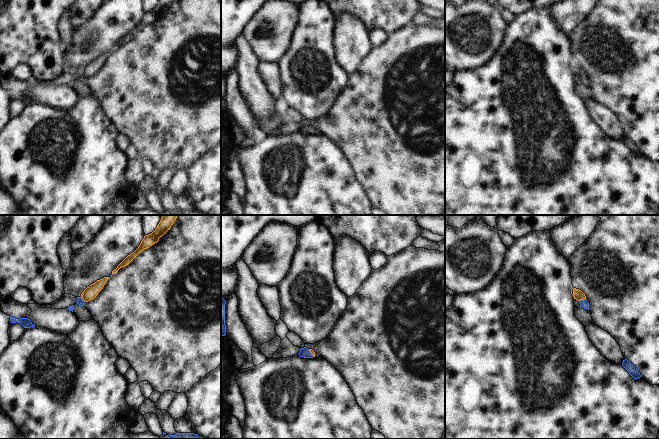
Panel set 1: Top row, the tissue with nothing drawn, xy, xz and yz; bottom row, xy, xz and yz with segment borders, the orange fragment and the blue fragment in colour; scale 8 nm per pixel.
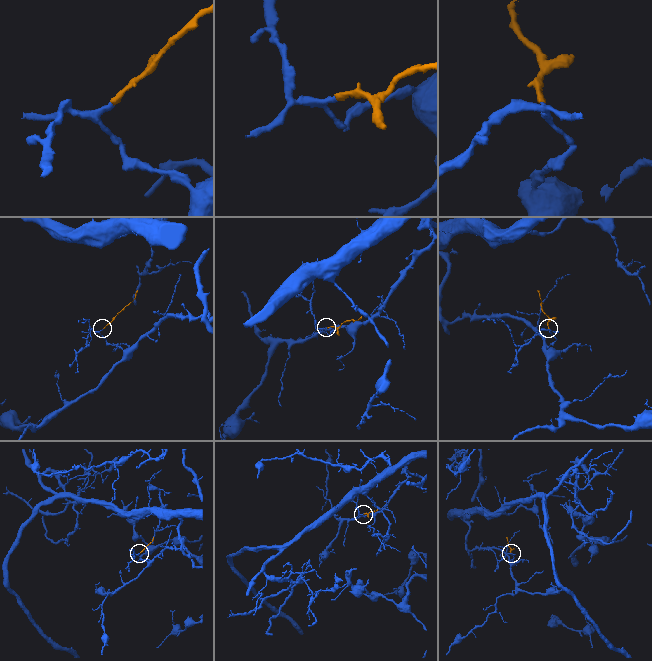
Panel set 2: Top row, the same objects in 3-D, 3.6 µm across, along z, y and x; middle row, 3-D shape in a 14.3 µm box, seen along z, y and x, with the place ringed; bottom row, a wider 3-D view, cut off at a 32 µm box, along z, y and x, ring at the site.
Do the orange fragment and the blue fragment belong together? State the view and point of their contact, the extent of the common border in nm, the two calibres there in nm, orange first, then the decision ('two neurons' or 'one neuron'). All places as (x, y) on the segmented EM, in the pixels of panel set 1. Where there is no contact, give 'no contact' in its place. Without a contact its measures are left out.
yz (582, 299) | 60 nm | 80/70 nm | one neuron

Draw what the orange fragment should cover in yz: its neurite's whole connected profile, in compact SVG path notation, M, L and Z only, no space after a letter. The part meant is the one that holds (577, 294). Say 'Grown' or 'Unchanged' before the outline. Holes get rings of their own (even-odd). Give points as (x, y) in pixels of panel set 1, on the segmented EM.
Grown. M574 288L572 295L574 299L579 301L580 307L589 310L589 302L586 299L585 294L581 290Z

